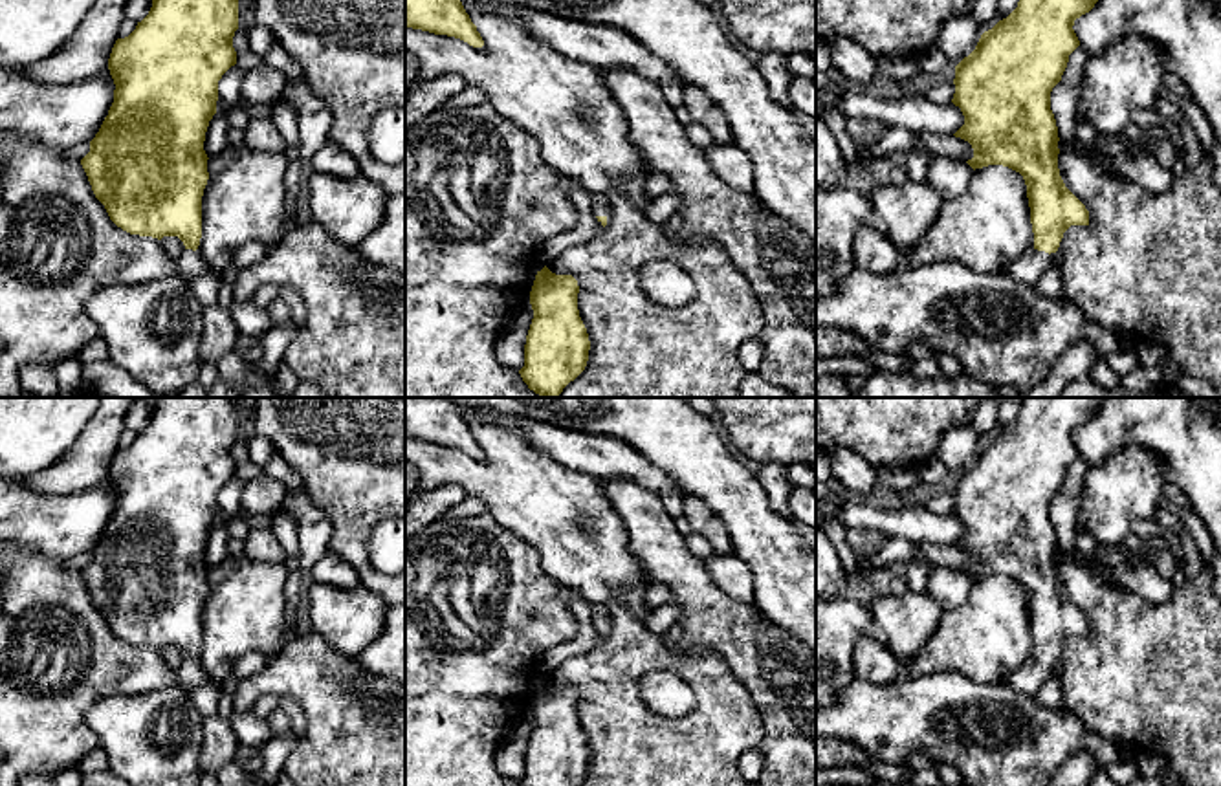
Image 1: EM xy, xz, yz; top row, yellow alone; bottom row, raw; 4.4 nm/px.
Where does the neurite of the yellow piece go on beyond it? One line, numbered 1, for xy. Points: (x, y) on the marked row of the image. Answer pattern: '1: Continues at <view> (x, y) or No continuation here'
1: Continues at xy (189, 264)

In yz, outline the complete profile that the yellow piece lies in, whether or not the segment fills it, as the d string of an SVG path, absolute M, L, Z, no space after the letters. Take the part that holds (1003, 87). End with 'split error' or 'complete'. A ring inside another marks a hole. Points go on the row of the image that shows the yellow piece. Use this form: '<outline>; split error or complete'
M1019 0L1018 7L984 31L975 49L955 66L952 103L961 108L964 125L953 134L968 141L975 170L1003 165L1019 172L1027 185L1034 247L1021 253L1003 273L1034 286L1052 266L1063 233L1071 225L1089 225L1089 211L1065 187L1058 169L1058 126L1050 110L1050 92L1062 81L1069 55L1080 46L1074 20L1098 0Z; split error

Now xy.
M152 0L148 15L112 48L108 70L116 84L114 103L81 159L95 198L117 227L183 242L176 271L187 280L211 273L196 251L209 180L204 141L216 114L218 81L236 64L236 29L238 0Z; split error

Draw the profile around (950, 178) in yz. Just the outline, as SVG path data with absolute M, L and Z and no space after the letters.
M933 158L928 167L926 181L942 196L942 200L959 198L966 192L974 169L952 158Z

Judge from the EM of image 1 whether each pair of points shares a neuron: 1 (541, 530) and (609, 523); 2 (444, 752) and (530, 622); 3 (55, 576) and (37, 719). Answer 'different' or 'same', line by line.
1: same
2: same
3: same

